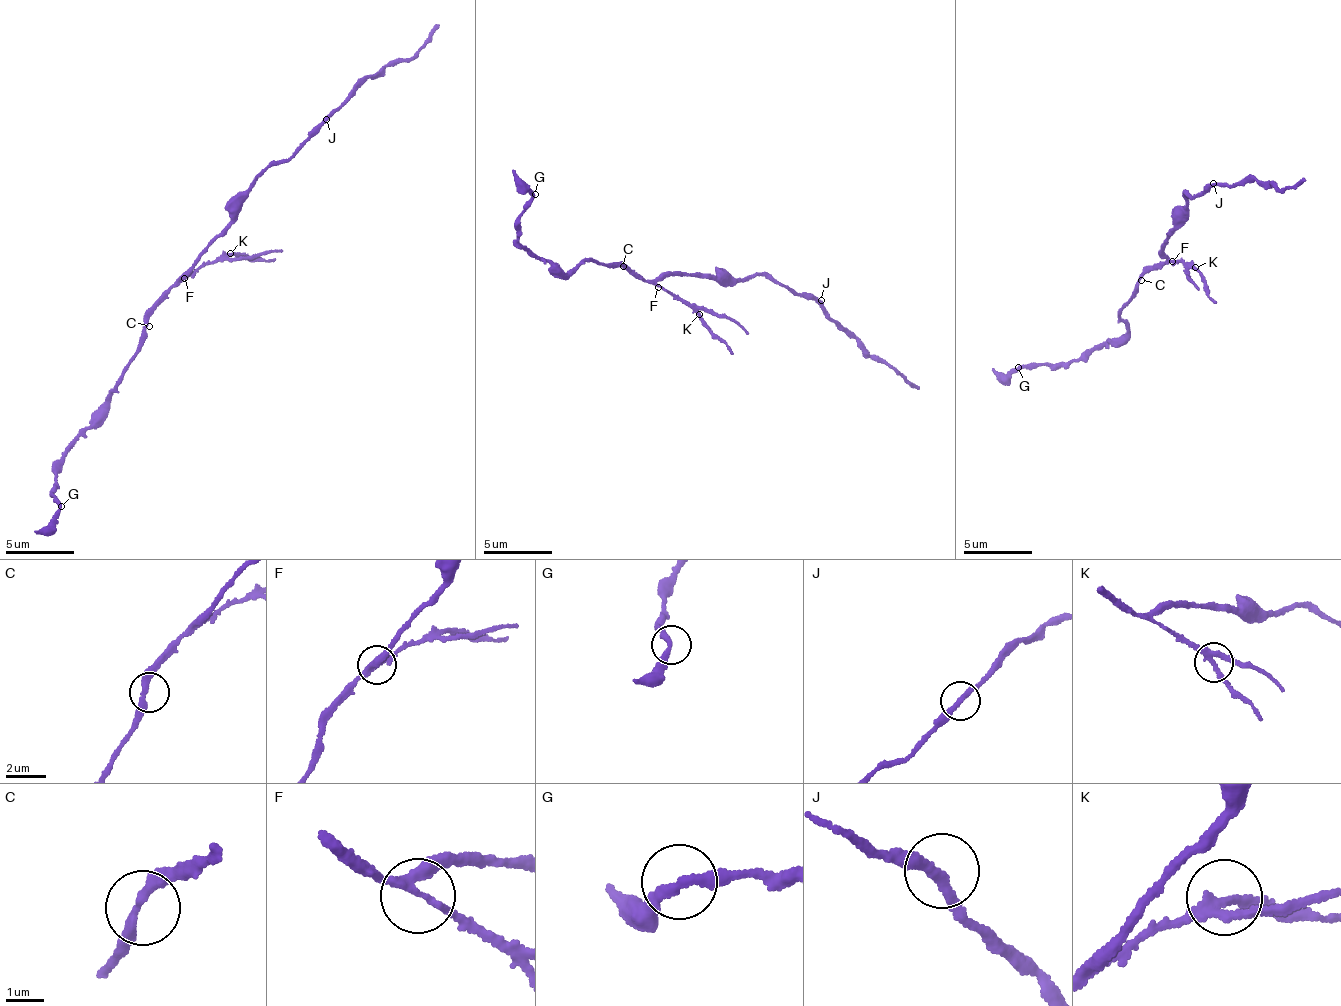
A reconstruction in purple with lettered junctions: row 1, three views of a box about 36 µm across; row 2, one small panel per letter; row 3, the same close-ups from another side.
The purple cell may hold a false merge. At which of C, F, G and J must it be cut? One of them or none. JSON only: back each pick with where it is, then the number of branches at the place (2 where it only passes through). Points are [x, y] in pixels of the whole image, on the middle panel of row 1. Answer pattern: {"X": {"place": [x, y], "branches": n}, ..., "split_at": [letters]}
{"F": {"place": [658, 287], "branches": 3}, "split_at": ["F"]}

